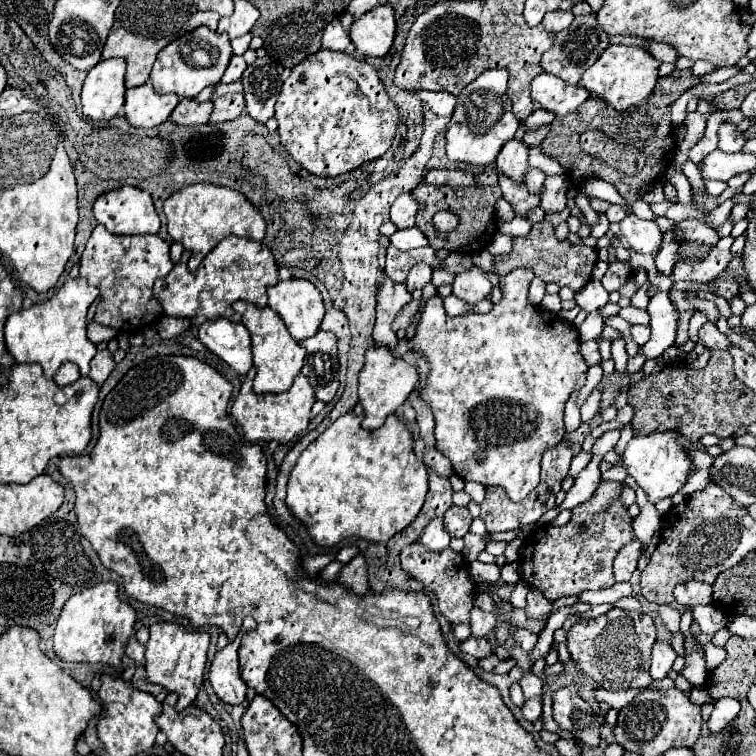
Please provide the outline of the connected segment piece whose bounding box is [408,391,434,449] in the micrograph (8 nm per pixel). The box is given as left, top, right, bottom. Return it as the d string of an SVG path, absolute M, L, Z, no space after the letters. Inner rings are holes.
M414 391L408 401L412 403L412 407L416 411L416 423L418 423L418 429L420 429L420 437L424 439L426 447L432 449L434 447L434 415L428 409L428 405L418 399L418 391Z

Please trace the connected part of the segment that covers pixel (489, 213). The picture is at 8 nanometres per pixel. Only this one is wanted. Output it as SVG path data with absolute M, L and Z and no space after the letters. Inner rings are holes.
M420 183L412 195L418 199L420 203L420 211L416 217L416 227L428 237L430 245L434 249L446 249L446 251L458 252L462 254L476 253L482 251L490 237L496 233L496 217L494 217L494 205L496 201L502 197L500 187L462 187L462 189L450 189L450 187L436 187L436 185L428 185L428 183ZM436 211L450 211L458 217L458 227L454 231L442 233L440 229L436 229L432 217L436 215Z

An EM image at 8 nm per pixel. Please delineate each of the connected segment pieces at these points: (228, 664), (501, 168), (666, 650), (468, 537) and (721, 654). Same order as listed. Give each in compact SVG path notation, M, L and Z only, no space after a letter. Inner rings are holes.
M246 617L242 623L242 631L240 635L230 641L224 649L220 649L212 661L208 679L212 683L212 689L216 691L216 695L230 705L238 705L246 699L246 683L240 677L240 663L238 663L238 647L240 647L240 639L248 633L254 631L256 621L252 617Z
M512 139L502 147L496 159L496 173L506 175L516 183L524 183L526 171L528 171L528 147L524 145L524 141Z
M656 641L652 647L652 665L650 665L650 675L652 679L664 679L668 671L672 669L672 663L676 659L676 651L670 647L666 641Z
M468 531L466 535L464 535L464 551L462 551L462 555L464 555L464 559L466 561L476 561L476 557L484 551L484 547L486 547L486 541L484 541L484 537L482 535L474 535L472 531Z
M712 643L704 645L704 655L706 655L706 663L708 669L716 669L724 659L726 659L726 651L722 647L716 647Z

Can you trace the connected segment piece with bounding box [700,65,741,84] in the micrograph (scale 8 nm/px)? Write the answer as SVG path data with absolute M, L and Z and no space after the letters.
M737 65L730 66L730 67L722 67L711 74L707 74L700 77L700 81L704 83L718 84L735 76L740 71L741 69Z

